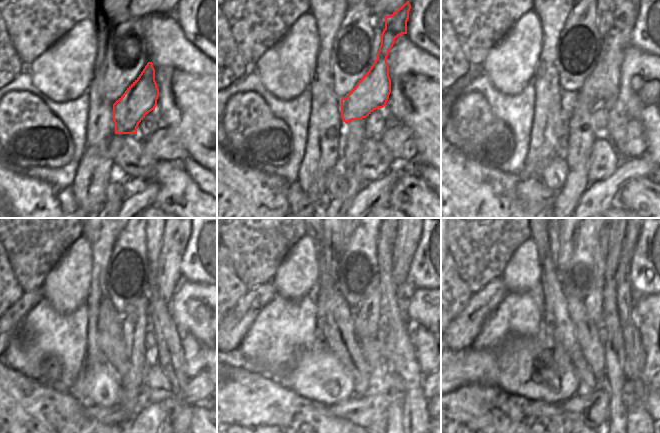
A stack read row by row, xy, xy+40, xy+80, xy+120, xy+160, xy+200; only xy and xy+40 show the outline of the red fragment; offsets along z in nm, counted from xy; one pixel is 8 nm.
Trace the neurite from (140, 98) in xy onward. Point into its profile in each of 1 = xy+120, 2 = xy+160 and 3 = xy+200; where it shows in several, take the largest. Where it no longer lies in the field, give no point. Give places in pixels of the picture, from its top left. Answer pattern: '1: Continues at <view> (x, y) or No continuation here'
1: Continues at xy+120 (163, 279)
2: Continues at xy+160 (406, 238)
3: Continues at xy+200 (629, 242)

